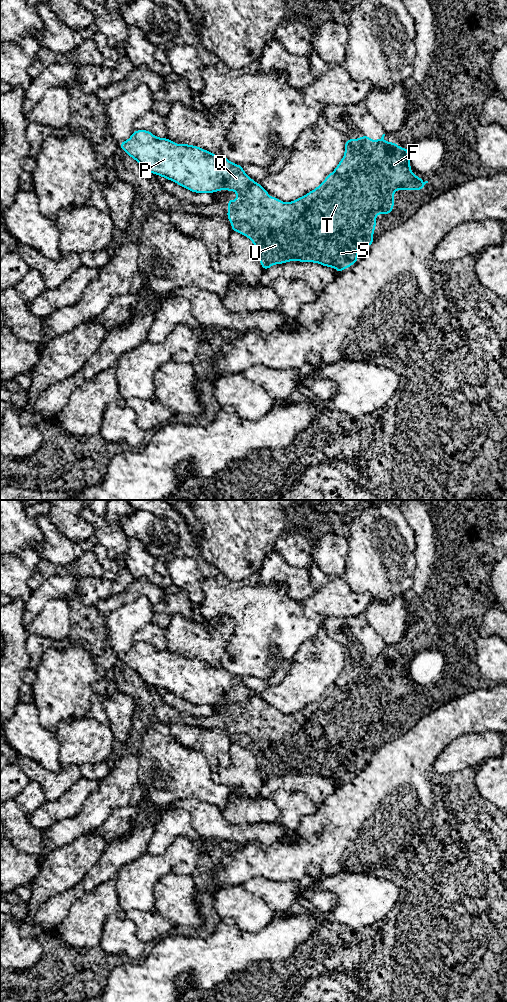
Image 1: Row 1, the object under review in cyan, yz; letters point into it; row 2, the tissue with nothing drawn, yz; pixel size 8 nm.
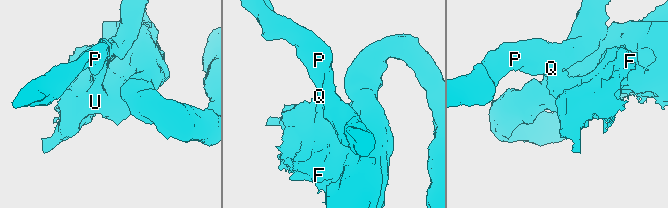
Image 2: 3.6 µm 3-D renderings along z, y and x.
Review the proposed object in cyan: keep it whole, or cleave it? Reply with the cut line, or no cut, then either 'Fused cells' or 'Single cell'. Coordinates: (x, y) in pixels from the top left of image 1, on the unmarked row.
Split along yz (255, 694), (239, 702). Fused cells

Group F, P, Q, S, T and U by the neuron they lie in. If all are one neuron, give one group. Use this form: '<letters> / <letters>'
F S T U / P Q

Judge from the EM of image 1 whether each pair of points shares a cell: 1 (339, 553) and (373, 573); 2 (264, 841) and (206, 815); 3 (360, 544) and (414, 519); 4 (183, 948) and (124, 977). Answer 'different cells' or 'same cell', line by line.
1: different cells
2: same cell
3: different cells
4: same cell

